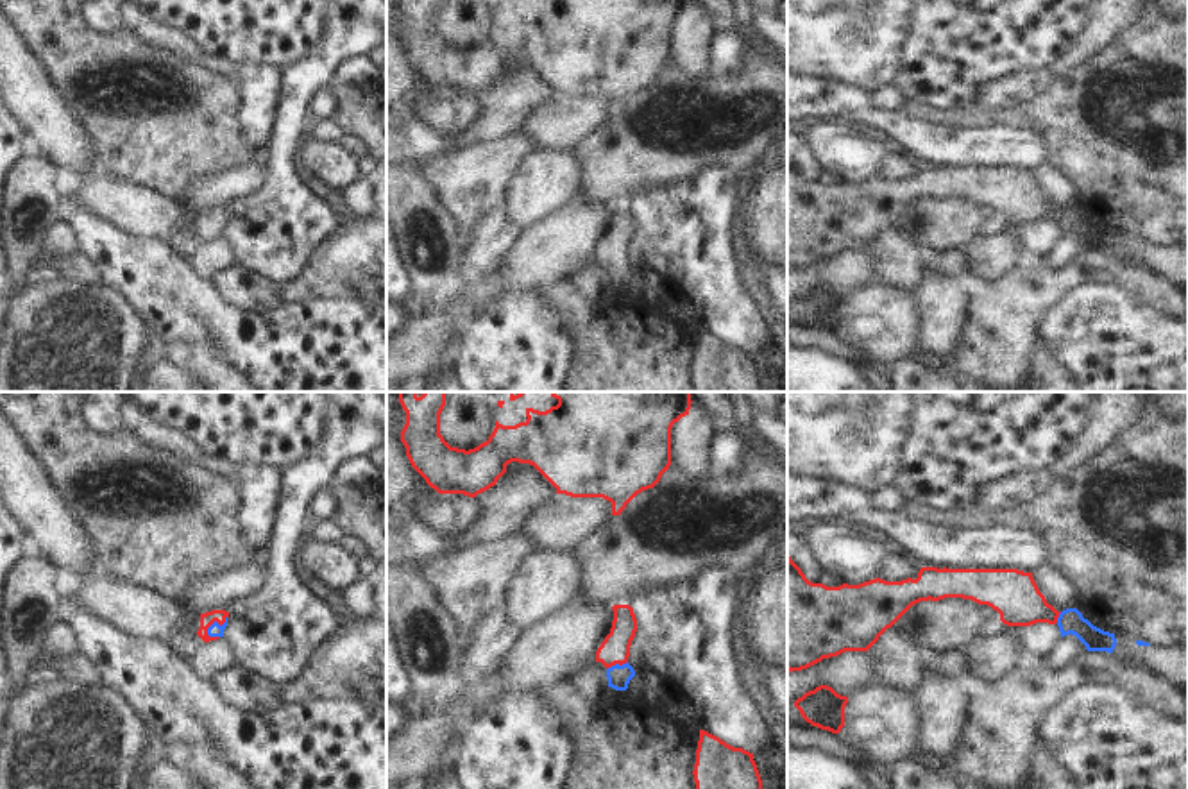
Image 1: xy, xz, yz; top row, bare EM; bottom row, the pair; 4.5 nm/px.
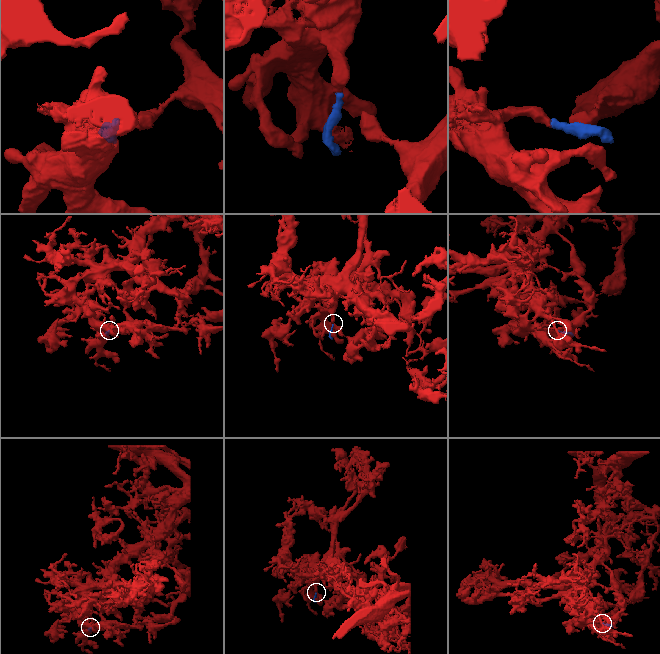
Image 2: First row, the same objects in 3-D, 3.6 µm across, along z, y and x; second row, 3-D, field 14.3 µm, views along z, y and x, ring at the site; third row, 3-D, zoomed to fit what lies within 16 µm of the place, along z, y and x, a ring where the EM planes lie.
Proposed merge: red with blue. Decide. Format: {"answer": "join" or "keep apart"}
{"answer": "join"}

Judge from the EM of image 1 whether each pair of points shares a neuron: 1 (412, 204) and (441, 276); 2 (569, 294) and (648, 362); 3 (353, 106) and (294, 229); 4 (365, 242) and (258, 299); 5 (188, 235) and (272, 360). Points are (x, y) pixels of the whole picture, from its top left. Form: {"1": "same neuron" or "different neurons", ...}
{"1": "same neuron", "2": "same neuron", "3": "different neurons", "4": "same neuron", "5": "different neurons"}

